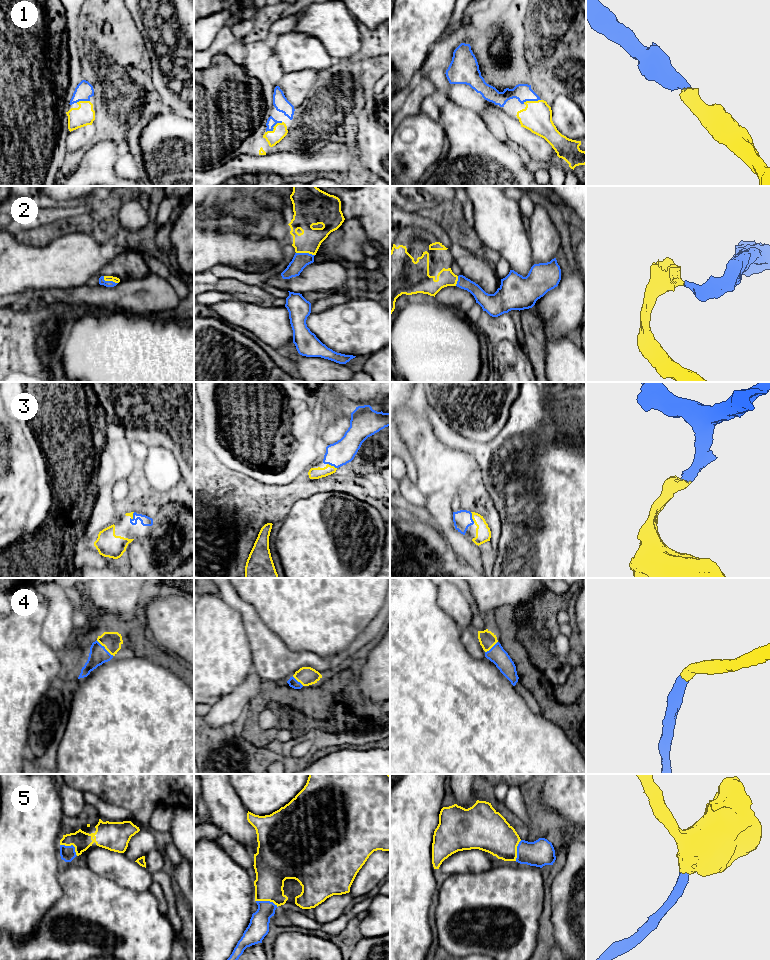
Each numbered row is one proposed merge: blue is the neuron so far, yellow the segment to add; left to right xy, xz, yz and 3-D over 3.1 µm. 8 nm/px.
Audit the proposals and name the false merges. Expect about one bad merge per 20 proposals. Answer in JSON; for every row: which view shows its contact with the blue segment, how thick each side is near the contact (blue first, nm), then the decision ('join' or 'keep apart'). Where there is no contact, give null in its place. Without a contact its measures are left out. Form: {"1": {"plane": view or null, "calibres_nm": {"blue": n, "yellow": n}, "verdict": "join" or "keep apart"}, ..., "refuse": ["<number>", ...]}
{"1": {"plane": "xz", "calibres_nm": {"blue": 80, "yellow": 110}, "verdict": "join"}, "2": {"plane": "xz", "calibres_nm": {"blue": 130, "yellow": 190}, "verdict": "join"}, "3": {"plane": "yz", "calibres_nm": {"blue": 150, "yellow": 130}, "verdict": "join"}, "4": {"plane": "xy", "calibres_nm": {"blue": 150, "yellow": 150}, "verdict": "join"}, "5": {"plane": "xy", "calibres_nm": {"blue": 120, "yellow": 150}, "verdict": "join"}, "refuse": []}

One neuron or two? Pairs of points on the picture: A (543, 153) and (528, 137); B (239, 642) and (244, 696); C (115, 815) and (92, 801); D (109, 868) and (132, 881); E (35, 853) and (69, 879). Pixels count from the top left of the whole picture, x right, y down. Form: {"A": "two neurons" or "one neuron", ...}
{"A": "one neuron", "B": "two neurons", "C": "one neuron", "D": "one neuron", "E": "two neurons"}

